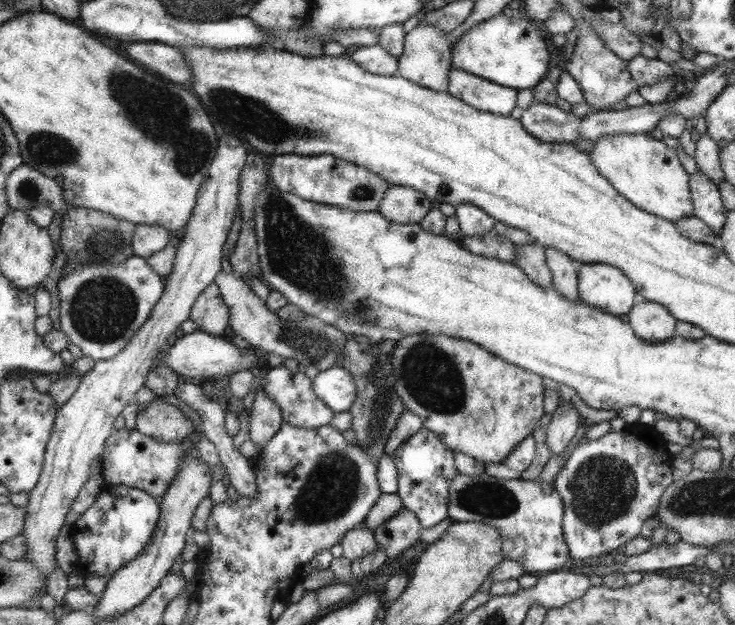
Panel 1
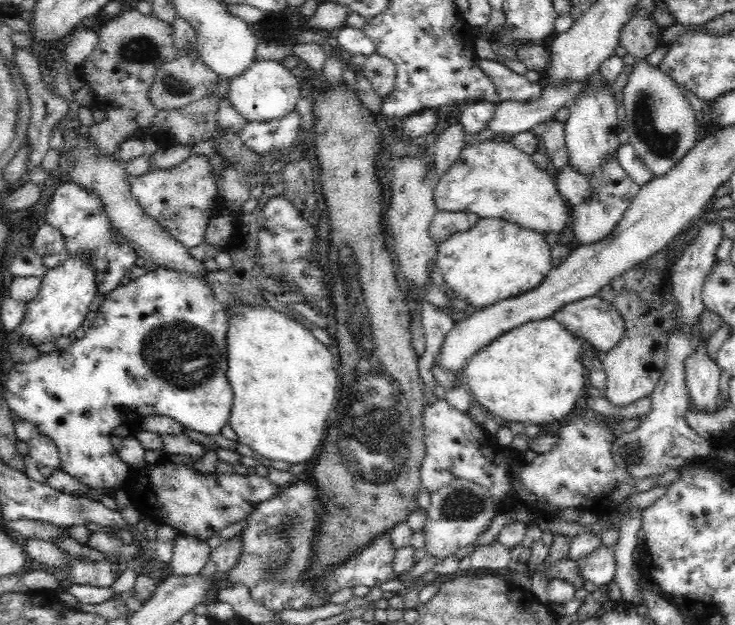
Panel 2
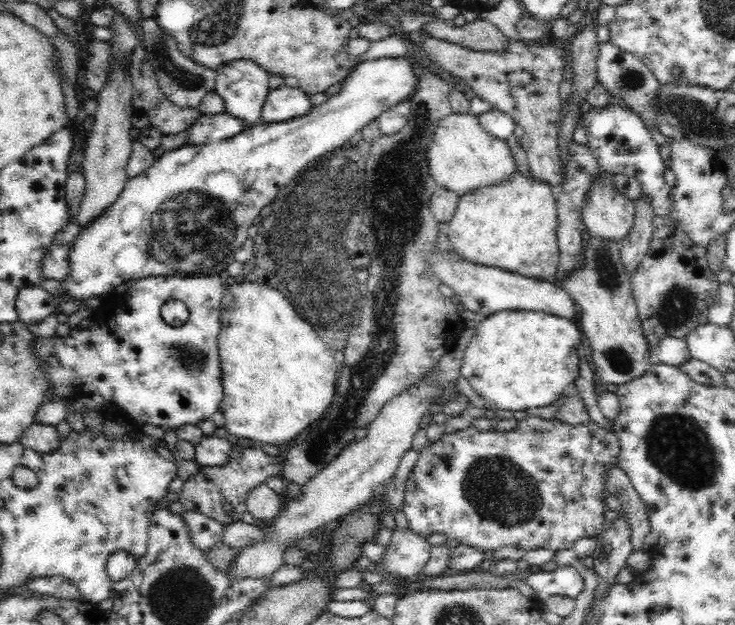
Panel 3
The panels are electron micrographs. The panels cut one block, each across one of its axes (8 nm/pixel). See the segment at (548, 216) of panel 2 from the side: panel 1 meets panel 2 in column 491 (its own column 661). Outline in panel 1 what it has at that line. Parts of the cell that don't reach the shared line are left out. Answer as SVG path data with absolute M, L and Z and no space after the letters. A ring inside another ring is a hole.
M643 133L603 135L593 142L595 145L588 155L595 168L631 204L673 224L676 220L694 215L689 176L673 148Z

